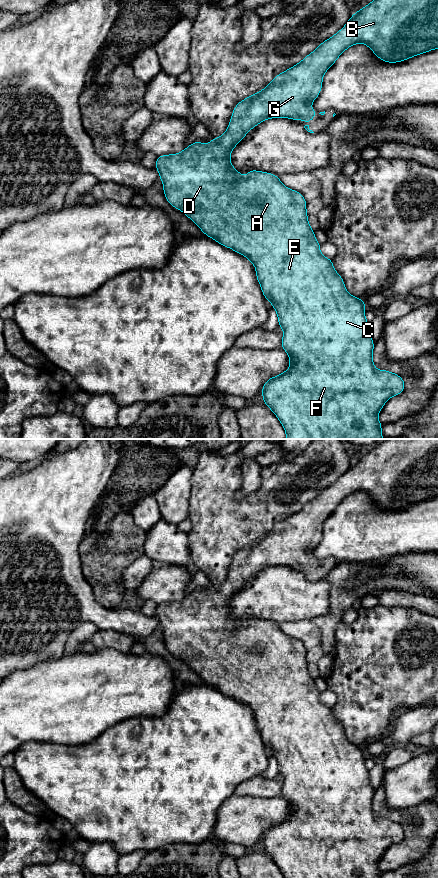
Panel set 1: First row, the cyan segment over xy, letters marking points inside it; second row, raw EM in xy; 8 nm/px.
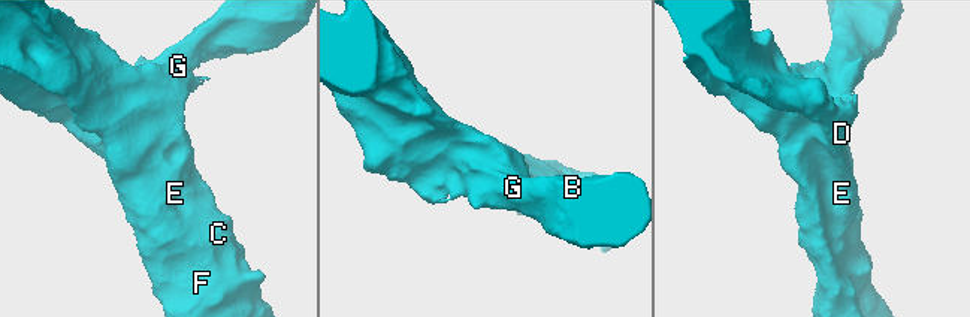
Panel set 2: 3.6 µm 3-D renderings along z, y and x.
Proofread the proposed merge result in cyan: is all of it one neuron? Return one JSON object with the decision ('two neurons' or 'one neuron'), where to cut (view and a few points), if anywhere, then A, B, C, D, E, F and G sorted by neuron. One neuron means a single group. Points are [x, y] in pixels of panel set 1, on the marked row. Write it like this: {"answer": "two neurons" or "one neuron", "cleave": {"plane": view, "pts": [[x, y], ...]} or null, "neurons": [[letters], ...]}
{"answer": "one neuron", "cleave": null, "neurons": [["A", "B", "C", "D", "E", "F", "G"]]}

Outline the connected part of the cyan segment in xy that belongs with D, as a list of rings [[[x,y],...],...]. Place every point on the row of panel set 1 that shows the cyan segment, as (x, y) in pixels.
[[[373,0],[367,6],[354,13],[338,33],[322,42],[302,61],[275,76],[263,90],[240,101],[235,106],[228,128],[222,136],[212,139],[206,145],[196,140],[193,144],[186,147],[178,154],[158,156],[154,167],[159,171],[159,179],[163,181],[163,191],[170,205],[181,210],[198,225],[205,235],[214,239],[219,244],[233,249],[236,253],[242,254],[244,257],[248,258],[256,268],[256,277],[261,286],[262,293],[265,299],[272,303],[273,308],[277,312],[279,327],[284,331],[281,348],[288,353],[290,360],[289,369],[278,376],[268,379],[261,391],[264,405],[272,410],[283,425],[286,432],[286,439],[383,439],[381,432],[383,424],[379,422],[377,415],[389,398],[401,394],[405,388],[405,382],[399,375],[386,370],[377,370],[374,367],[372,358],[374,342],[370,336],[369,323],[365,319],[365,302],[347,292],[342,277],[333,267],[333,261],[324,257],[320,253],[320,243],[315,238],[314,230],[308,224],[308,215],[306,212],[307,201],[304,199],[303,195],[284,186],[278,176],[271,173],[249,170],[247,171],[248,175],[243,177],[242,174],[231,165],[230,161],[230,153],[234,147],[253,127],[259,125],[264,120],[282,117],[292,120],[302,119],[306,122],[311,122],[313,117],[318,114],[318,112],[311,109],[311,104],[321,92],[324,73],[335,63],[338,57],[347,48],[357,43],[367,45],[380,60],[388,63],[402,62],[413,56],[438,49],[438,0]]]

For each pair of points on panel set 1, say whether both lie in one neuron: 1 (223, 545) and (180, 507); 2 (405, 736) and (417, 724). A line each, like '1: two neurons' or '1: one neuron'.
1: two neurons
2: one neuron

